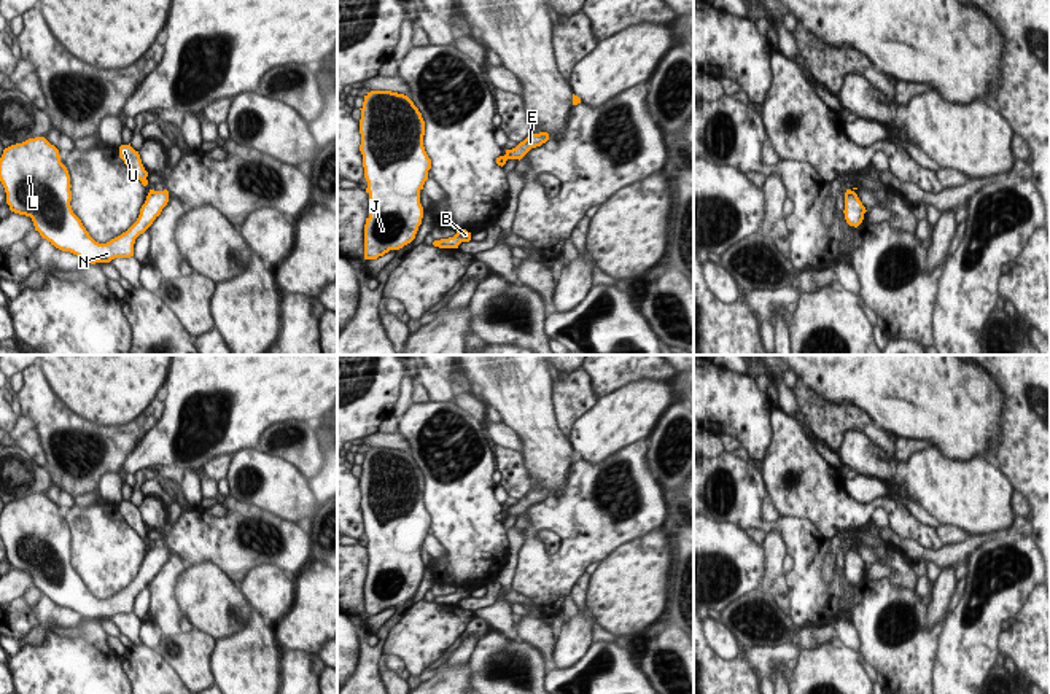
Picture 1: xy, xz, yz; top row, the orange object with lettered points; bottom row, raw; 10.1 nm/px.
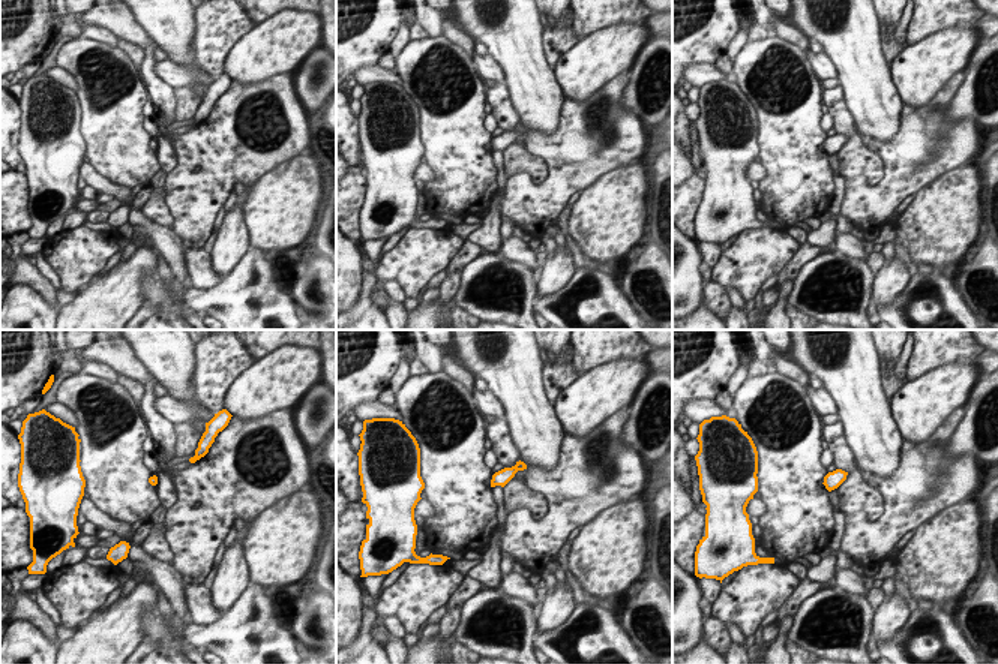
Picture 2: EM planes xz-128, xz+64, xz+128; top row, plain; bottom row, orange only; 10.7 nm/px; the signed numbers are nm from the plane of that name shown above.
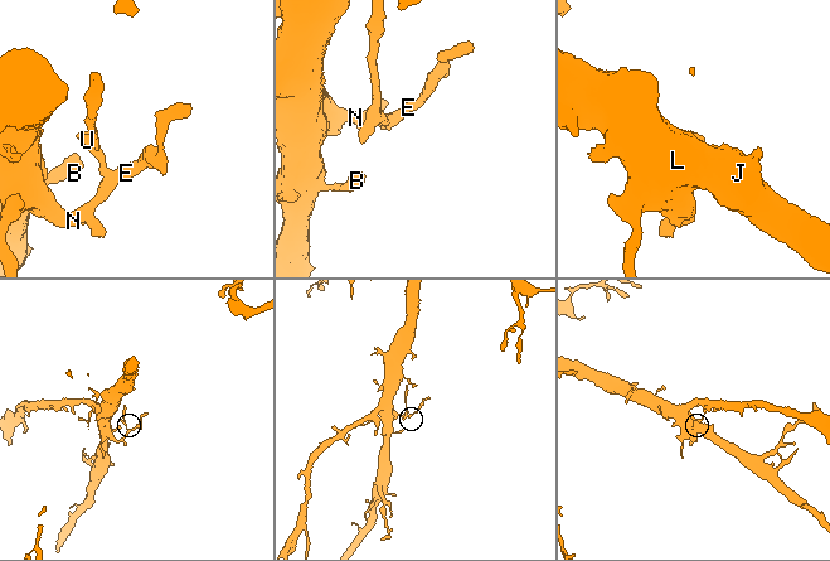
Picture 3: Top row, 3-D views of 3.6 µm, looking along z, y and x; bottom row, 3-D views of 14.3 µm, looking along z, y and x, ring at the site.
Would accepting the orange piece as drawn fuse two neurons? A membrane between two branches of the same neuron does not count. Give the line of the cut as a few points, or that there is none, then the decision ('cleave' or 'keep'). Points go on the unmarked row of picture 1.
xz (505, 511), (506, 516) | cleave

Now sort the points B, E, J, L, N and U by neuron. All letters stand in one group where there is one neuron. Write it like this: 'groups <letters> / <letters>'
groups B E J L N / U

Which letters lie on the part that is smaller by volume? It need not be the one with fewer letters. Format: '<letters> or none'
U

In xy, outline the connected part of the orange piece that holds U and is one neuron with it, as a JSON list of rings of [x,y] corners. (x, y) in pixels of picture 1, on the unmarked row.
[[[130,500],[119,503],[119,514],[124,517],[127,525],[142,538],[143,543],[148,541],[148,528],[145,527],[138,508],[135,508]]]

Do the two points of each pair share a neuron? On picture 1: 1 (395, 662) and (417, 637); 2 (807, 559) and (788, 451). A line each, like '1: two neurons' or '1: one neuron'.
1: two neurons
2: two neurons

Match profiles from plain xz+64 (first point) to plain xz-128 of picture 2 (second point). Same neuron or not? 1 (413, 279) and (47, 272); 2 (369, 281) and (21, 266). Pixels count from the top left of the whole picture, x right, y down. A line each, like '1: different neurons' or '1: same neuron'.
1: different neurons
2: different neurons

